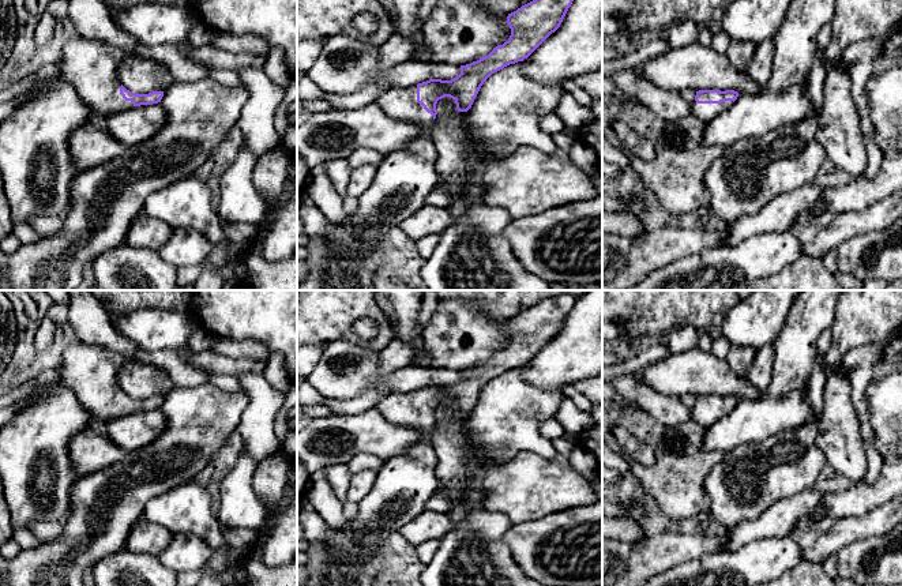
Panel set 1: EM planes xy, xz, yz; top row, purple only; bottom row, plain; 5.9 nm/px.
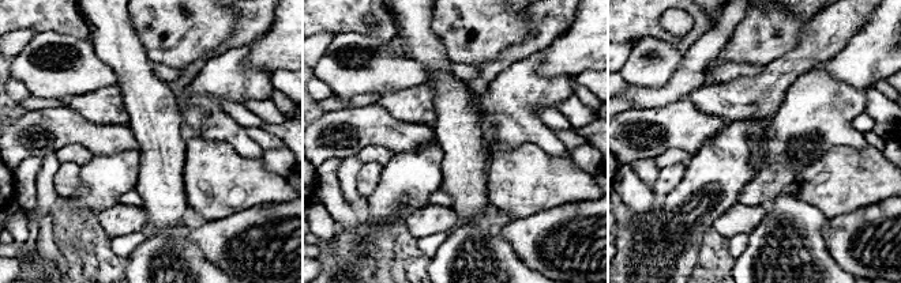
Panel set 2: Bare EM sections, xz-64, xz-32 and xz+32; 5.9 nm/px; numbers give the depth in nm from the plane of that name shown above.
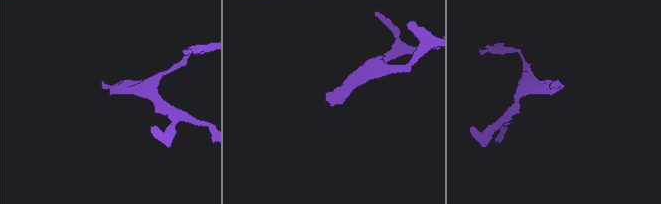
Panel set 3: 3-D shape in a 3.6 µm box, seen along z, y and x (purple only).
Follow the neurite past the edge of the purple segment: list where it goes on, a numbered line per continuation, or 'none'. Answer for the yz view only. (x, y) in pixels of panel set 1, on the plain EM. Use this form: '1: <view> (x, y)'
1: yz (705, 417)

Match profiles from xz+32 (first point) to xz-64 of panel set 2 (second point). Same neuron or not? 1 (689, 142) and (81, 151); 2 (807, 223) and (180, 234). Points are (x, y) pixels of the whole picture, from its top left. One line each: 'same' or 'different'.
1: different
2: same

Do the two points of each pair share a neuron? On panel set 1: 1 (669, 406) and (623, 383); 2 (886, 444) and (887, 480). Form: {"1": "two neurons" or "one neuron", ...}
{"1": "one neuron", "2": "two neurons"}

